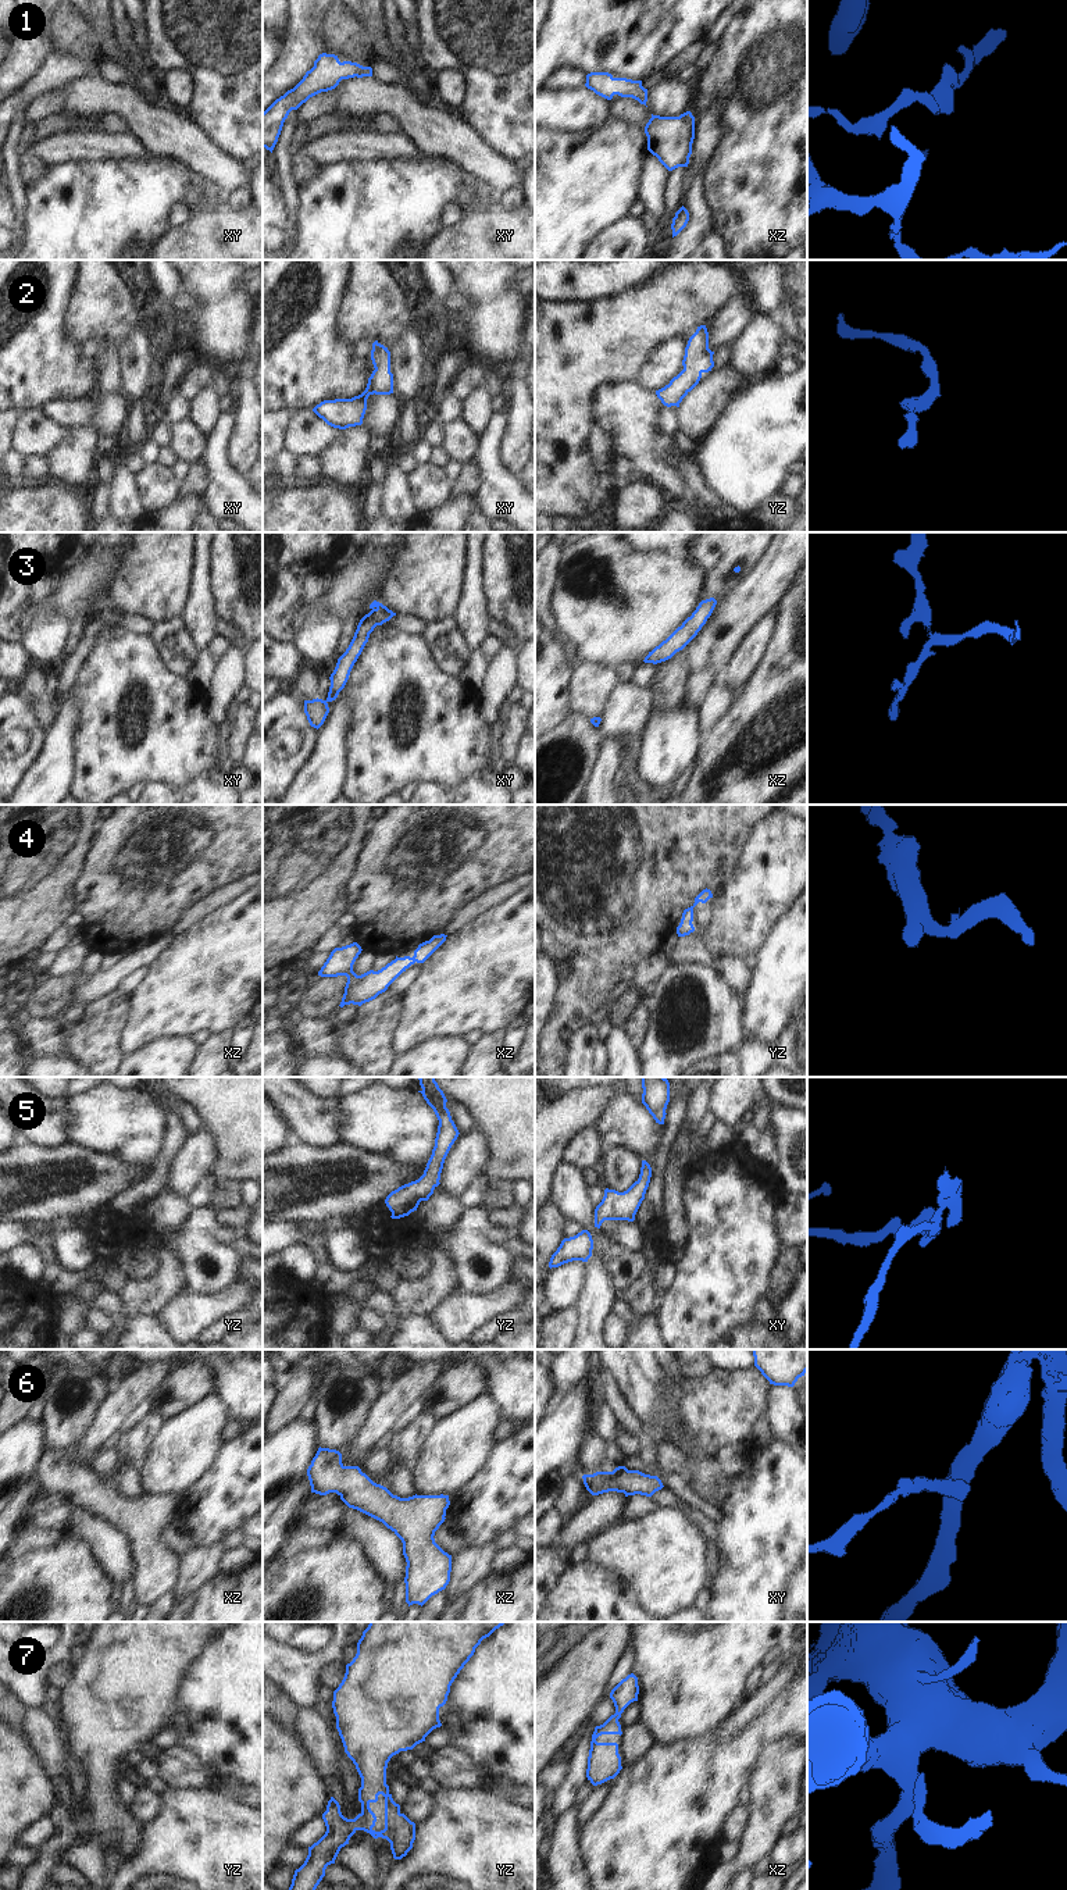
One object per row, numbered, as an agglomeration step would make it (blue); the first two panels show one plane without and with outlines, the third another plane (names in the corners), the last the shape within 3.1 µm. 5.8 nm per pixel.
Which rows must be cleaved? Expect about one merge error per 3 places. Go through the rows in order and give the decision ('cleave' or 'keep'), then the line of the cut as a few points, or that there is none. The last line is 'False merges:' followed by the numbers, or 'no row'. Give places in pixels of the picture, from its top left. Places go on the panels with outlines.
1: keep | no cut
2: keep | no cut
3: cleave | xy (381, 603), (377, 607)
4: keep | no cut
5: keep | no cut
6: keep | no cut
7: keep | no cut
False merges: 3

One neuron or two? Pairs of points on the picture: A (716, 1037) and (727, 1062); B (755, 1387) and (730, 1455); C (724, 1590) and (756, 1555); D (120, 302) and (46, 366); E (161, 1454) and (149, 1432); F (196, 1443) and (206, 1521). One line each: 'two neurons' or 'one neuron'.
A: two neurons
B: two neurons
C: one neuron
D: two neurons
E: two neurons
F: two neurons

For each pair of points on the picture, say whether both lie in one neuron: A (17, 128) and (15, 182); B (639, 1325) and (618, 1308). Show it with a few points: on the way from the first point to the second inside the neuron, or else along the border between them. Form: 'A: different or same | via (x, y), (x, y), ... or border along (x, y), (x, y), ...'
A: same | via (14, 142), (14, 168)
B: same | via (634, 1322), (624, 1312)

